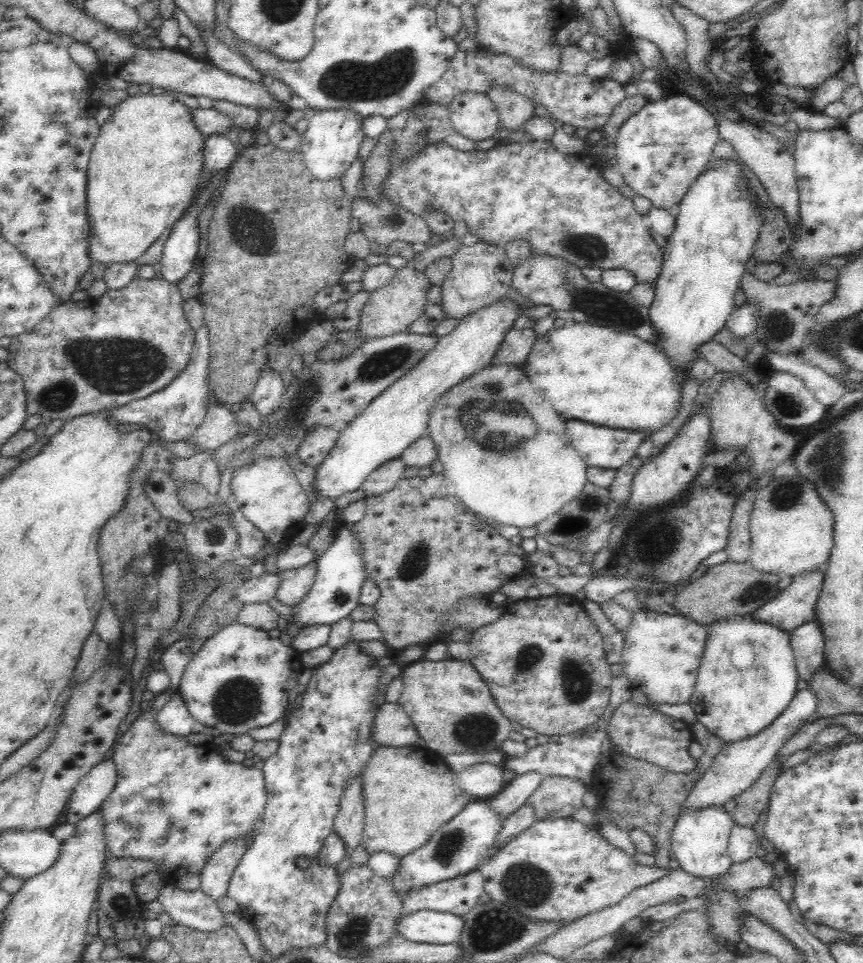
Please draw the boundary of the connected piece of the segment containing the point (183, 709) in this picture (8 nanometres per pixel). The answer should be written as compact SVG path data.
M179 692L172 694L170 701L158 712L155 718L161 730L174 735L186 736L190 733L204 733L209 737L213 736L215 740L220 739L220 733L217 730L204 727L204 725L194 721Z

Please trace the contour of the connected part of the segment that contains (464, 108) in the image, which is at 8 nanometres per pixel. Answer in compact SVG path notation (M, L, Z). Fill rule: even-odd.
M461 92L446 107L456 131L476 142L492 137L500 127L498 111L485 92Z

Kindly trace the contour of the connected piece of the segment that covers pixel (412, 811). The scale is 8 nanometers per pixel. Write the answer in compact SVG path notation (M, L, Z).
M379 746L361 774L361 791L364 805L361 845L370 855L376 852L388 852L399 857L412 854L458 812L462 812L469 802L476 800L474 795L460 787L456 773L444 764L442 756L416 746Z

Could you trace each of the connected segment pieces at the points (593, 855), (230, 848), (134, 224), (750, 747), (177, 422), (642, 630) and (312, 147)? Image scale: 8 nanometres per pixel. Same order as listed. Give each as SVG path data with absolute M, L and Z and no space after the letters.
M572 815L560 818L546 816L544 820L536 820L530 828L504 841L478 870L484 877L483 892L492 902L515 910L527 920L555 922L564 926L583 916L618 904L636 888L650 884L668 873L667 870L656 868L654 865L638 864L632 855L610 844L597 832L594 825L586 826Z
M258 830L242 840L230 840L222 848L218 848L204 866L204 870L199 874L201 883L199 889L208 898L214 901L224 898L228 894L228 882L245 850L250 846L252 836L256 836Z
M158 91L146 94L140 93L135 96L130 95L126 100L114 106L110 118L101 126L88 162L85 190L86 214L88 214L89 225L87 255L88 261L90 261L92 266L98 266L98 268L106 270L118 264L128 265L134 263L135 260L142 257L146 250L148 250L160 236L163 236L168 231L168 228L172 227L185 212L193 196L193 192L195 191L195 186L198 184L201 176L201 166L203 163L202 152L204 146L204 136L191 120L190 110L191 109L188 109L171 95L166 95Z
M807 685L802 686L795 698L791 700L788 708L777 720L774 720L768 729L753 736L753 738L724 746L722 752L712 762L704 775L696 780L683 807L690 807L691 810L694 810L694 807L723 805L730 798L742 794L758 780L762 771L776 760L778 752L788 743L788 740L807 724L811 716L817 714L817 709L817 696Z
M202 327L195 333L195 344L186 368L167 387L158 392L124 406L107 409L106 413L110 415L110 419L116 419L121 423L144 424L152 434L158 435L166 442L186 442L194 434L194 430L204 422L210 405L206 402L208 392L211 392L207 381L210 354L208 327Z
M638 609L623 638L620 665L624 667L631 687L636 688L650 703L669 705L688 703L696 686L697 670L705 650L708 626L682 615Z
M343 108L322 110L309 120L306 132L301 136L300 151L308 172L320 182L340 179L357 158L358 148L364 140L362 117Z

